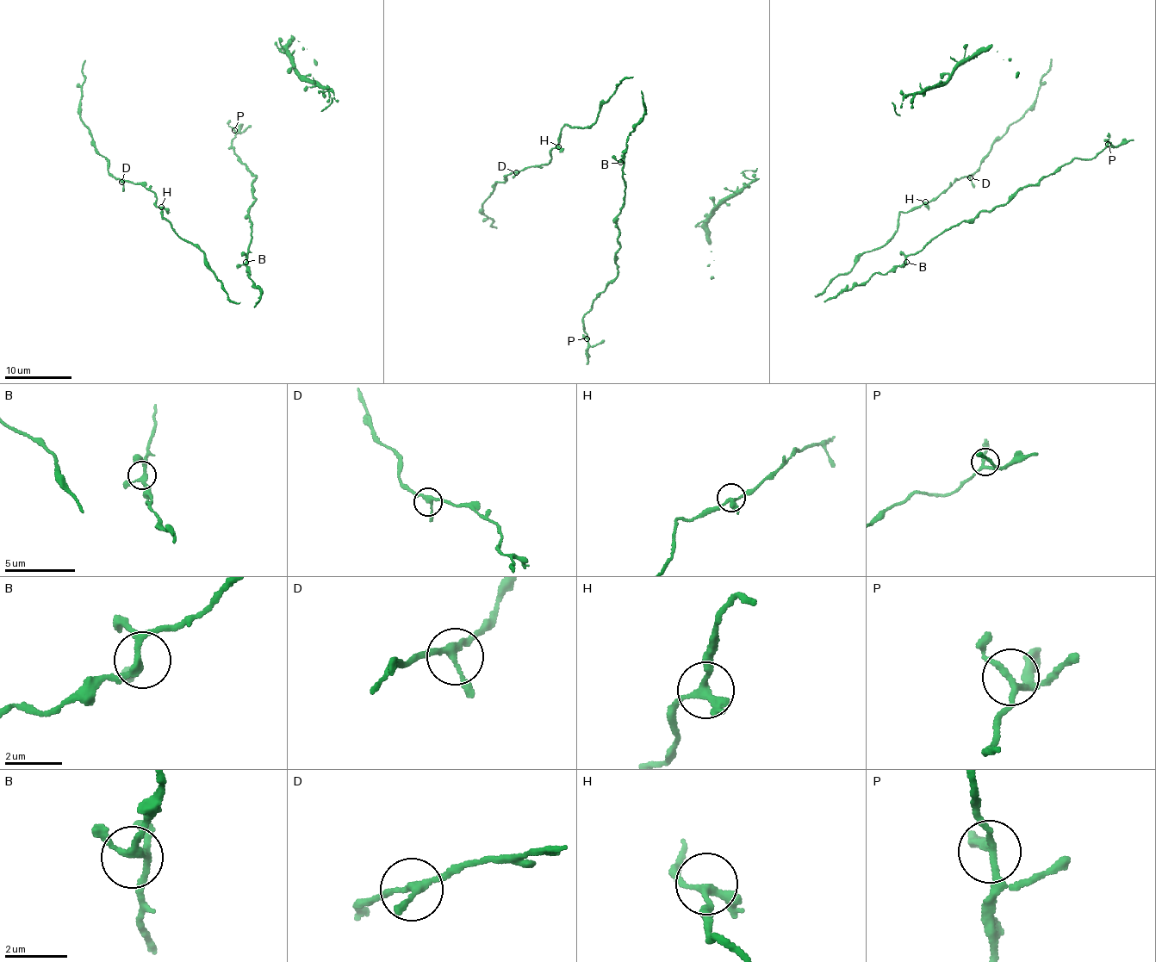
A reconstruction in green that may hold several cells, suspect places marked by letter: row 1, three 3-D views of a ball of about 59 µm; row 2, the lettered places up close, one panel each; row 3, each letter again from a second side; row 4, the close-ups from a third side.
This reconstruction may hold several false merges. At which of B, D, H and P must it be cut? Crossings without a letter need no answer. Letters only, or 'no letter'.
no letter

